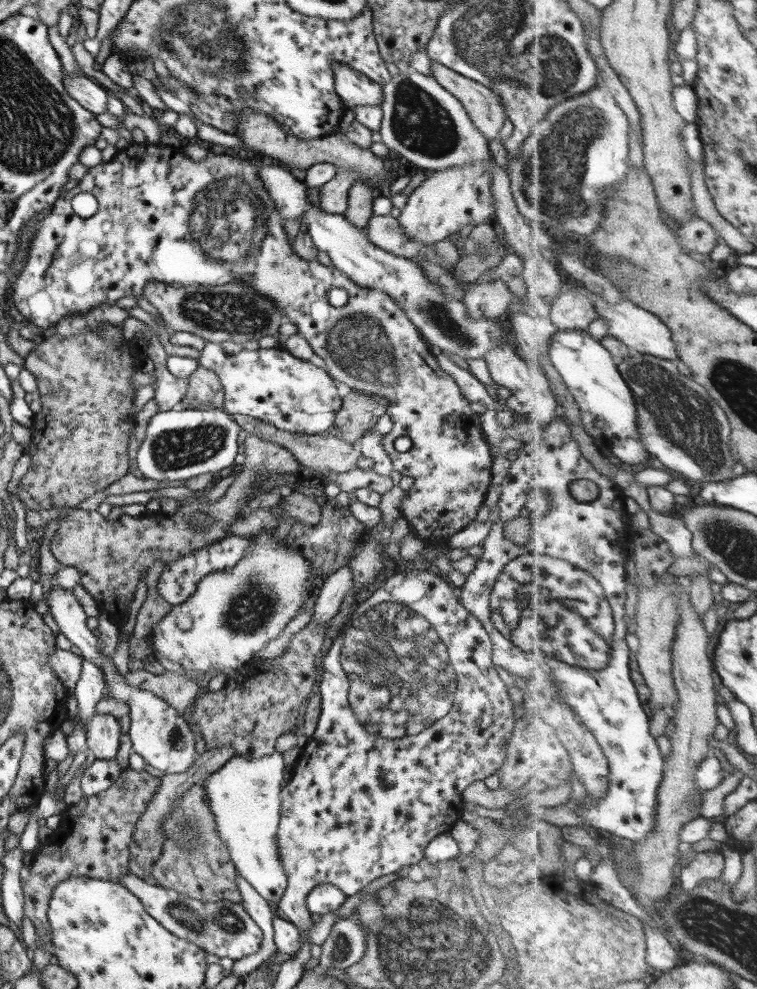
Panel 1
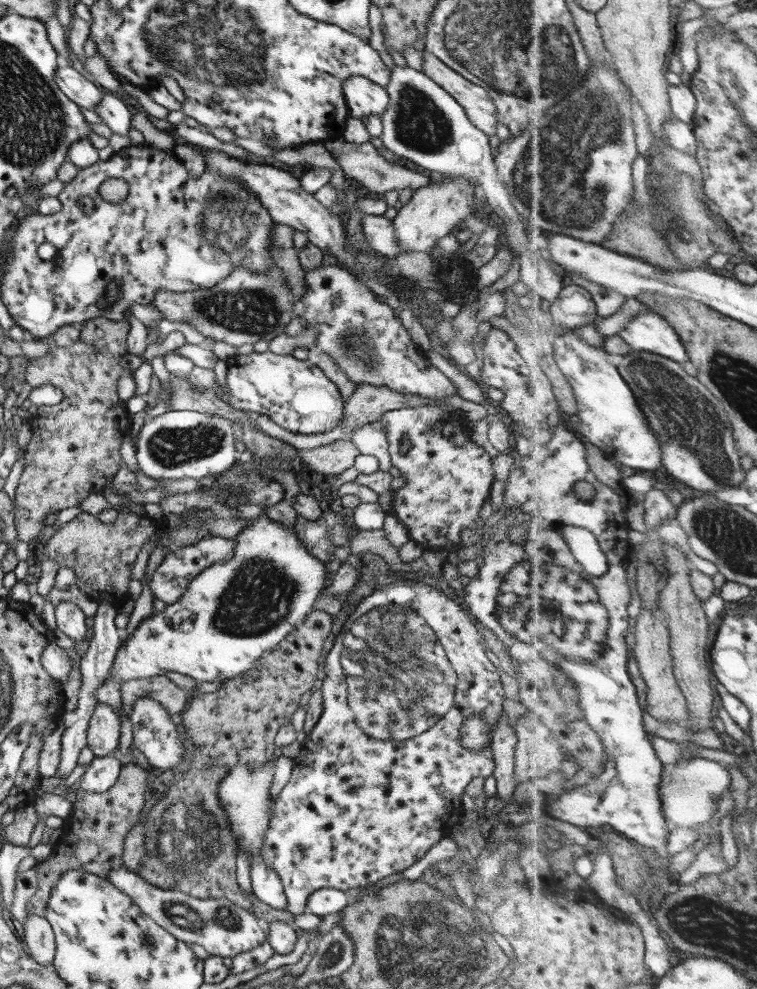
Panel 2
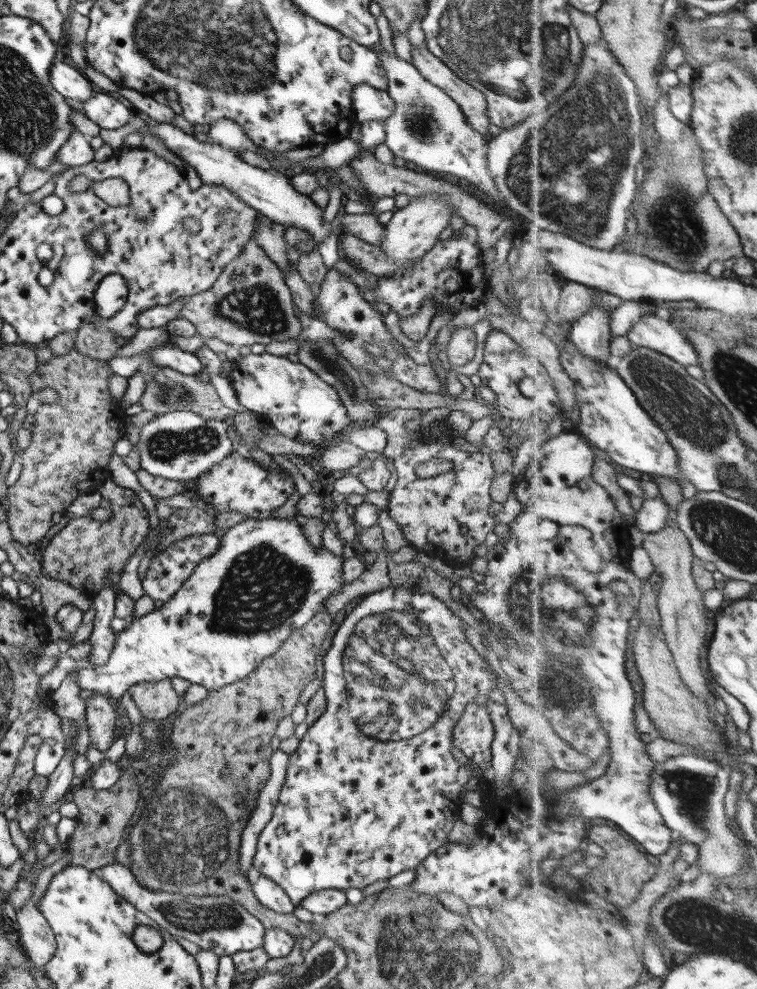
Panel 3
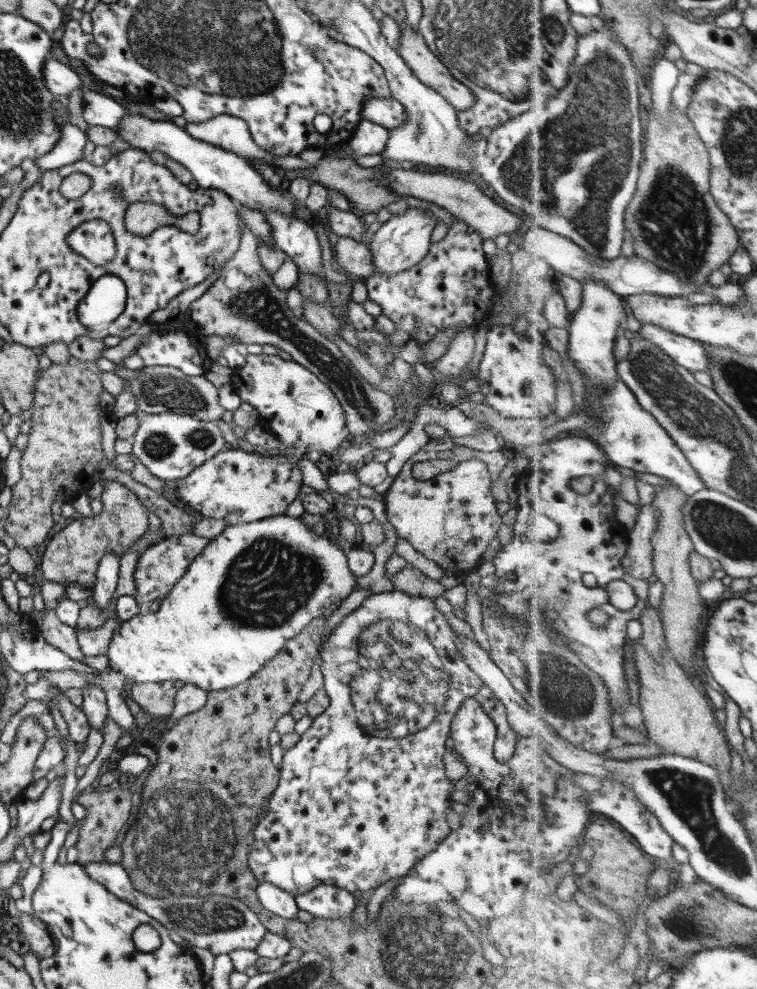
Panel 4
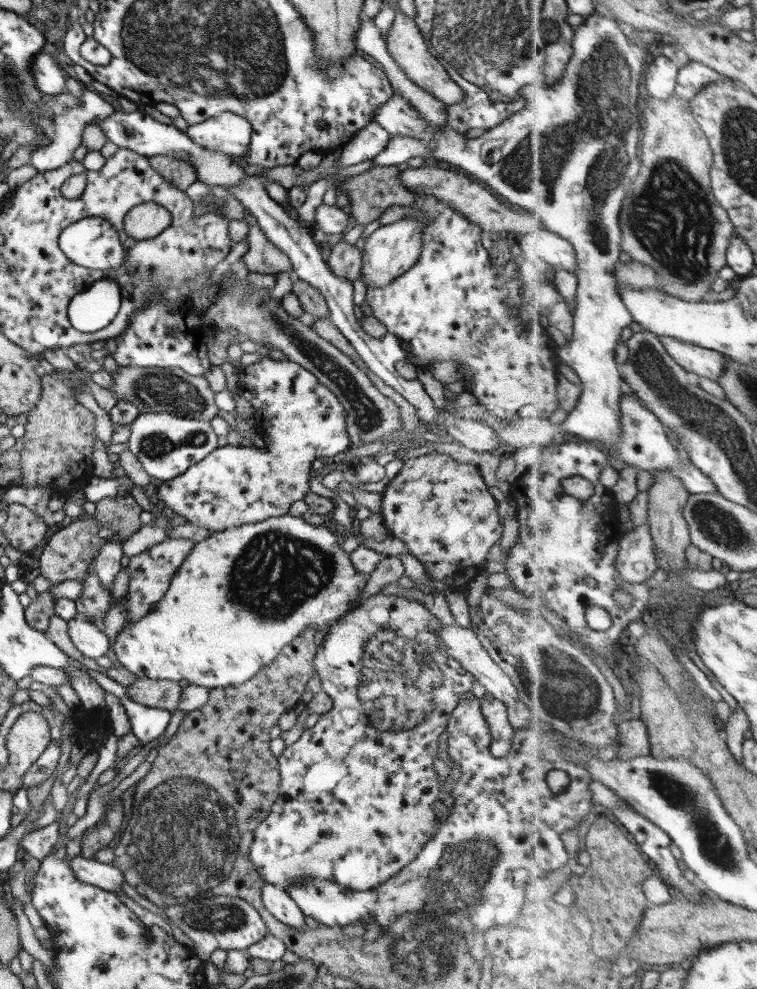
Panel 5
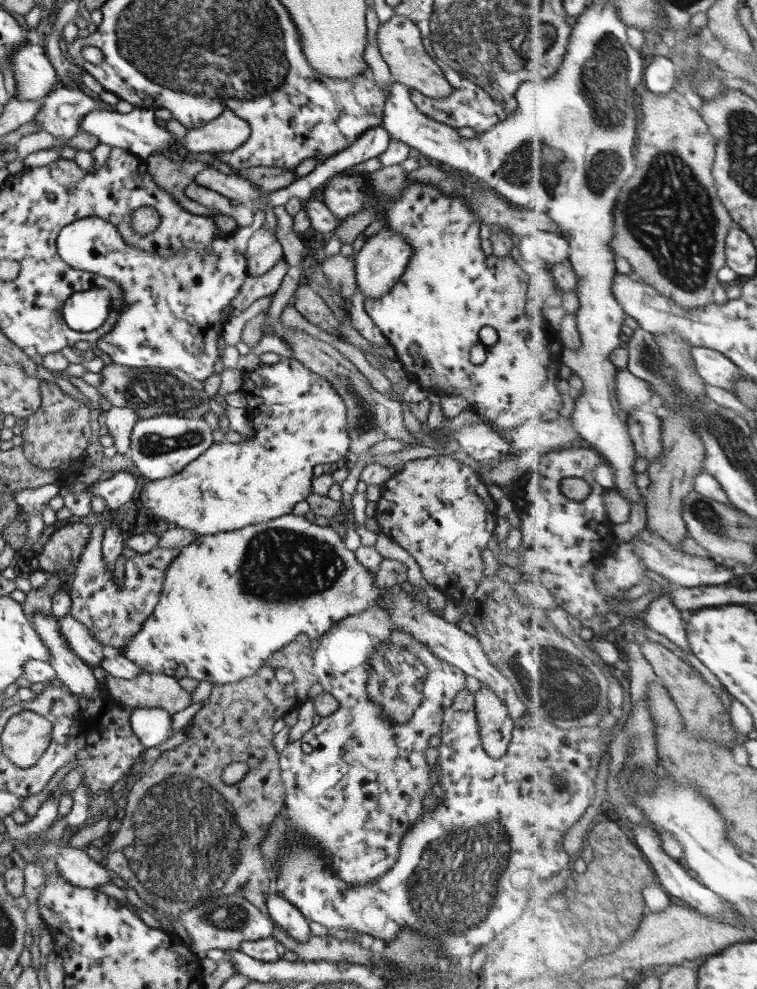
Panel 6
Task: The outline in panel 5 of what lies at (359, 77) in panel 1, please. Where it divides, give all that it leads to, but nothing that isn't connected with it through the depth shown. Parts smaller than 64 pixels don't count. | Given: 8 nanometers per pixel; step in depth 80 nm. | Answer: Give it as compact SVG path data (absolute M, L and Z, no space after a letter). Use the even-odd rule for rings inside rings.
M596 12L586 17L585 22L575 29L572 42L574 53L562 79L547 88L541 84L523 85L518 94L522 96L525 106L479 137L467 139L453 129L433 128L397 94L375 108L372 117L390 136L408 136L424 142L430 148L432 156L438 158L445 167L453 165L461 168L468 174L473 174L477 180L489 184L491 190L495 190L501 198L507 198L511 204L533 208L534 219L541 215L547 229L574 244L579 280L577 306L573 312L573 334L570 335L569 346L559 349L559 357L563 364L576 372L584 388L577 406L560 421L563 430L581 440L600 445L609 454L607 446L619 445L623 435L622 396L626 385L616 359L616 350L622 342L623 328L634 322L619 292L618 278L614 274L622 251L622 232L619 228L621 204L625 192L630 189L631 180L638 176L639 168L642 168L642 160L639 160L639 144L642 142L639 142L641 122L637 110L637 90L639 80L644 76L641 72L645 66L645 49L631 42L615 16L603 16Z

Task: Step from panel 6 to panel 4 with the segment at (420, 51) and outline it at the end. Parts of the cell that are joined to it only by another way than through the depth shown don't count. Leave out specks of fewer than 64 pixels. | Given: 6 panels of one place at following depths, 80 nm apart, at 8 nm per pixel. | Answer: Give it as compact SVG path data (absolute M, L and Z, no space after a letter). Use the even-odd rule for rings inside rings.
M406 20L397 25L400 35L395 51L403 59L412 75L419 80L419 83L433 89L437 95L441 95L457 111L471 108L475 102L472 92L464 84L459 83L448 71L448 68L443 66L442 61L428 49L420 33L414 32Z

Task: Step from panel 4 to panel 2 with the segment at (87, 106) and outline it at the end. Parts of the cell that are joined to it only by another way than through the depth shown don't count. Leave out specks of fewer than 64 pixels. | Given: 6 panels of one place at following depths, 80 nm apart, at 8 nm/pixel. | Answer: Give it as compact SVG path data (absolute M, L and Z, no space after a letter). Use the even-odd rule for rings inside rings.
M106 92L92 110L113 133L127 135L132 111L122 97Z

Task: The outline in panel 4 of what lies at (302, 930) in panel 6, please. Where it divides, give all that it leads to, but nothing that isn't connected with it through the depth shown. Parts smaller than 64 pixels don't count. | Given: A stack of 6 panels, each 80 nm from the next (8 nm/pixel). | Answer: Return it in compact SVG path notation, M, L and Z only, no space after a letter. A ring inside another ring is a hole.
M259 882L255 892L260 906L270 914L285 921L296 919L298 909L292 894L267 882Z

